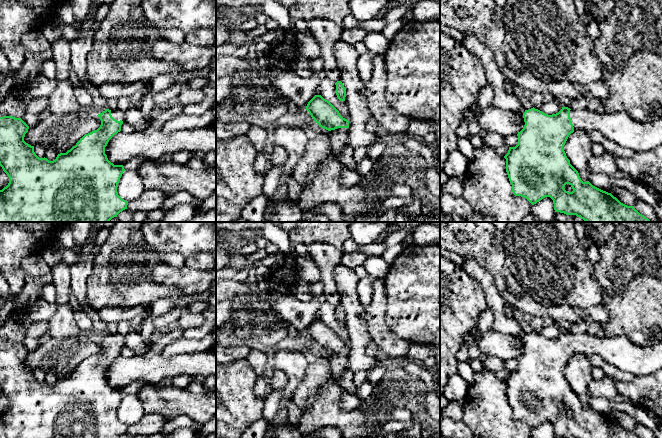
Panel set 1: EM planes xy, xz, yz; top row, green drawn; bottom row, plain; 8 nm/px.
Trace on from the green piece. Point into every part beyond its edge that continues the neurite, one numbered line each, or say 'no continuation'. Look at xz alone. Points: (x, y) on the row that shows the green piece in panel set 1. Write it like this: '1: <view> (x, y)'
1: xz (339, 137)

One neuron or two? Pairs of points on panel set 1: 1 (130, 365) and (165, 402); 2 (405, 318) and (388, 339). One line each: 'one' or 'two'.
1: two
2: two

